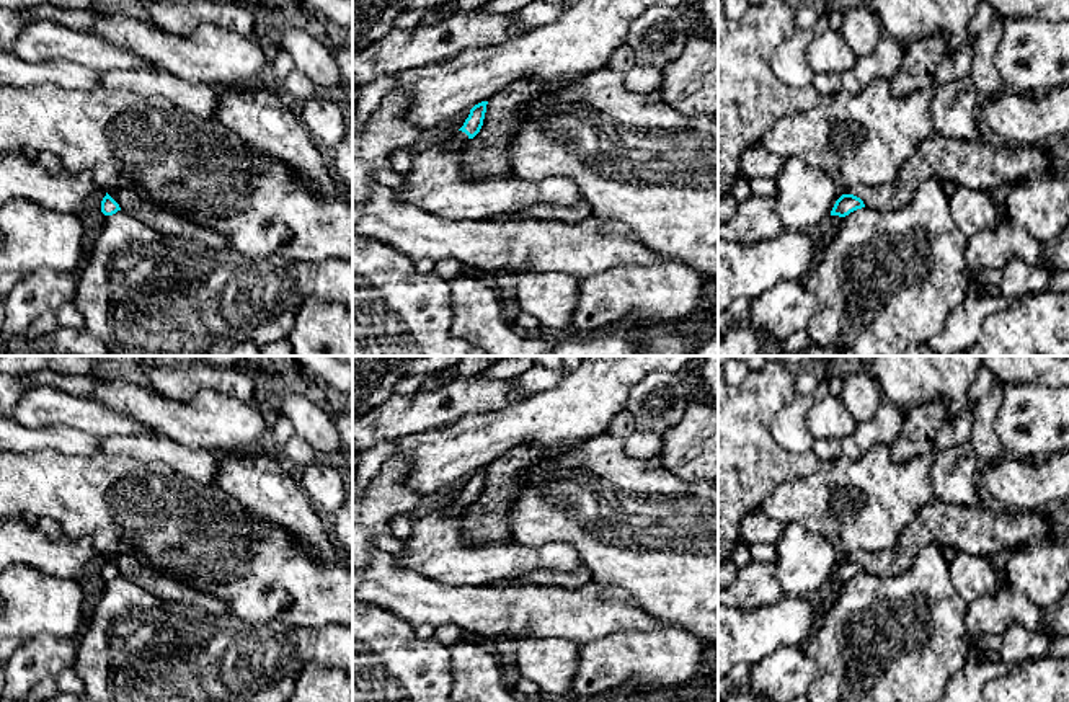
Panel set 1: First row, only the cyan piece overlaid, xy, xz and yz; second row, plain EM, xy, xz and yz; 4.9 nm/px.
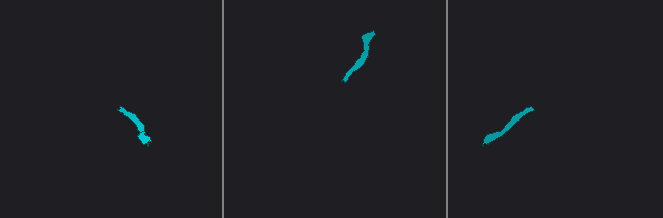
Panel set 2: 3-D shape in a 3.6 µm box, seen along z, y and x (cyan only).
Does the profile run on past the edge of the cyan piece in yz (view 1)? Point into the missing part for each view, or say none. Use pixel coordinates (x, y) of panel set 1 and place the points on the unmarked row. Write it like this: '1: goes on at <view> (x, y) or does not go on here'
1: does not go on here

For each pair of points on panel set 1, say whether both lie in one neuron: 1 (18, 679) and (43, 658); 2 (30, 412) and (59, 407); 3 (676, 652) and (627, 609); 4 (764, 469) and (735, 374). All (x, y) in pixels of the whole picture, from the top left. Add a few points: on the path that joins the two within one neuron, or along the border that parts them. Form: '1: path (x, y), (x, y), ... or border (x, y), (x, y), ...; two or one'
1: path (25, 673), (36, 665); one
2: path (36, 408), (53, 407); one
3: border (663, 622), (648, 629), (617, 629), (611, 634); two
4: border (749, 373), (735, 384); two

